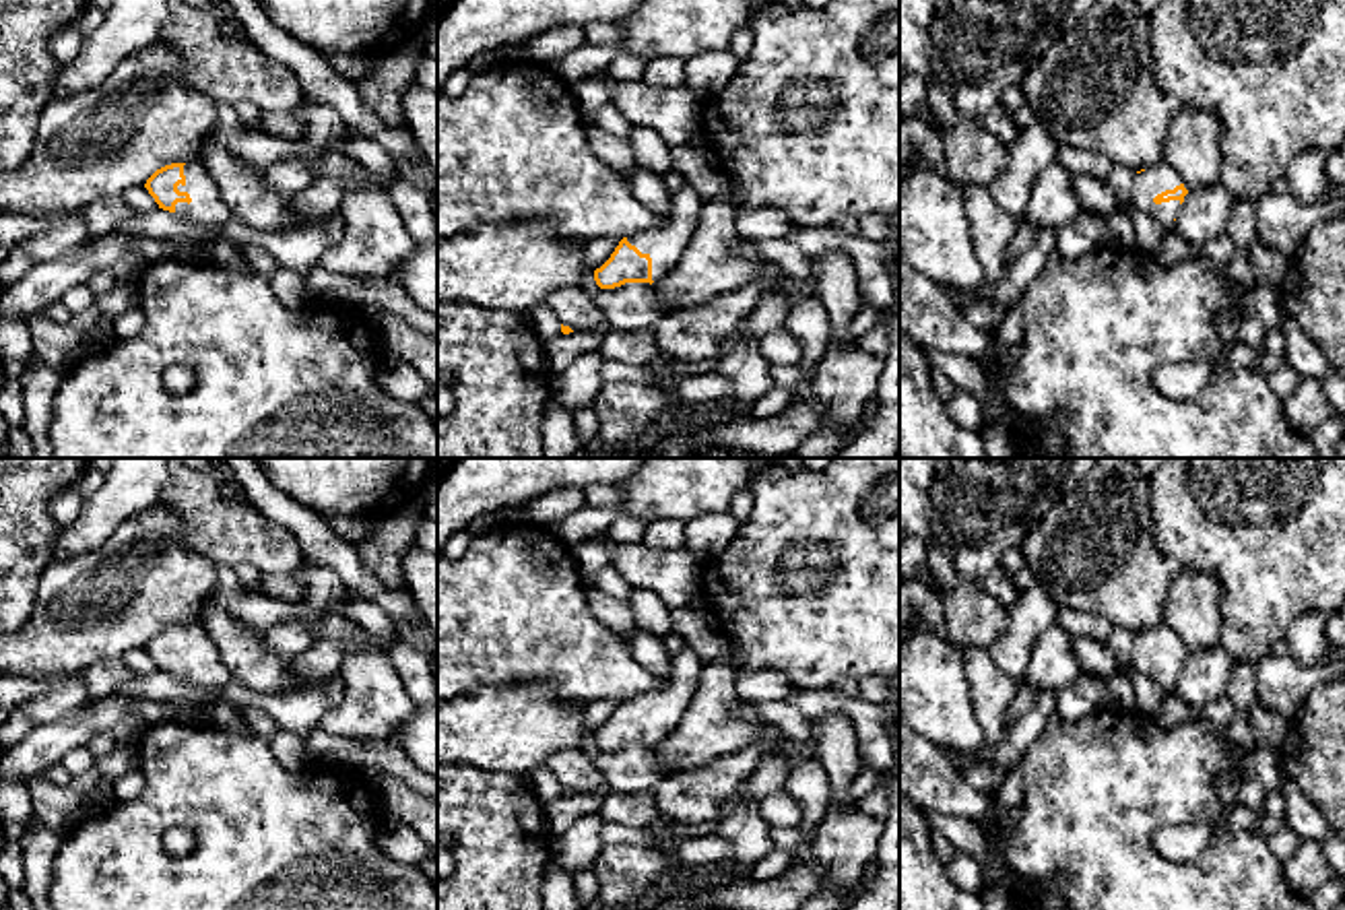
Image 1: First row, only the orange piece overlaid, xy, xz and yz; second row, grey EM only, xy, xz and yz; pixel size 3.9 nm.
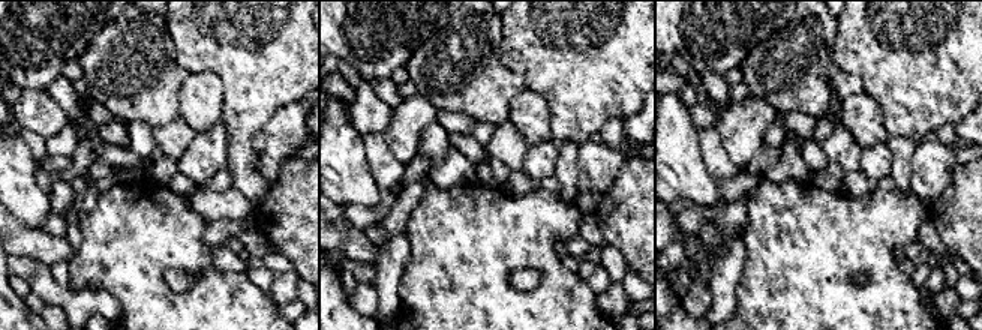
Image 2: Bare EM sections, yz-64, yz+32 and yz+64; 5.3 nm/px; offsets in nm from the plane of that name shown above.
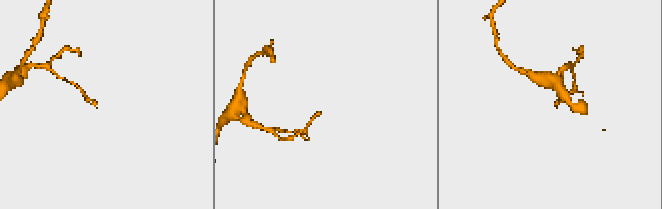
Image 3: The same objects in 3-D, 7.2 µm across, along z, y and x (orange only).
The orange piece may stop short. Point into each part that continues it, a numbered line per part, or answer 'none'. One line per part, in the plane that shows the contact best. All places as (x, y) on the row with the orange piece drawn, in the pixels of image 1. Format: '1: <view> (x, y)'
1: xy (207, 207)

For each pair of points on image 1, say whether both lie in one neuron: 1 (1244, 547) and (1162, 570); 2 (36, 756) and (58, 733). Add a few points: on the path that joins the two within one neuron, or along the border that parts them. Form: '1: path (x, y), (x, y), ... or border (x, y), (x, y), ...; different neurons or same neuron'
1: border (1154, 525), (1154, 541), (1183, 566); different neurons
2: path (42, 750), (52, 739); same neuron

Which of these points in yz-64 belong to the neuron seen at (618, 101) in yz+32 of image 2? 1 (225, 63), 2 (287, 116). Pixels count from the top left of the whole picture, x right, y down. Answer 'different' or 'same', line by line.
1: same
2: different

